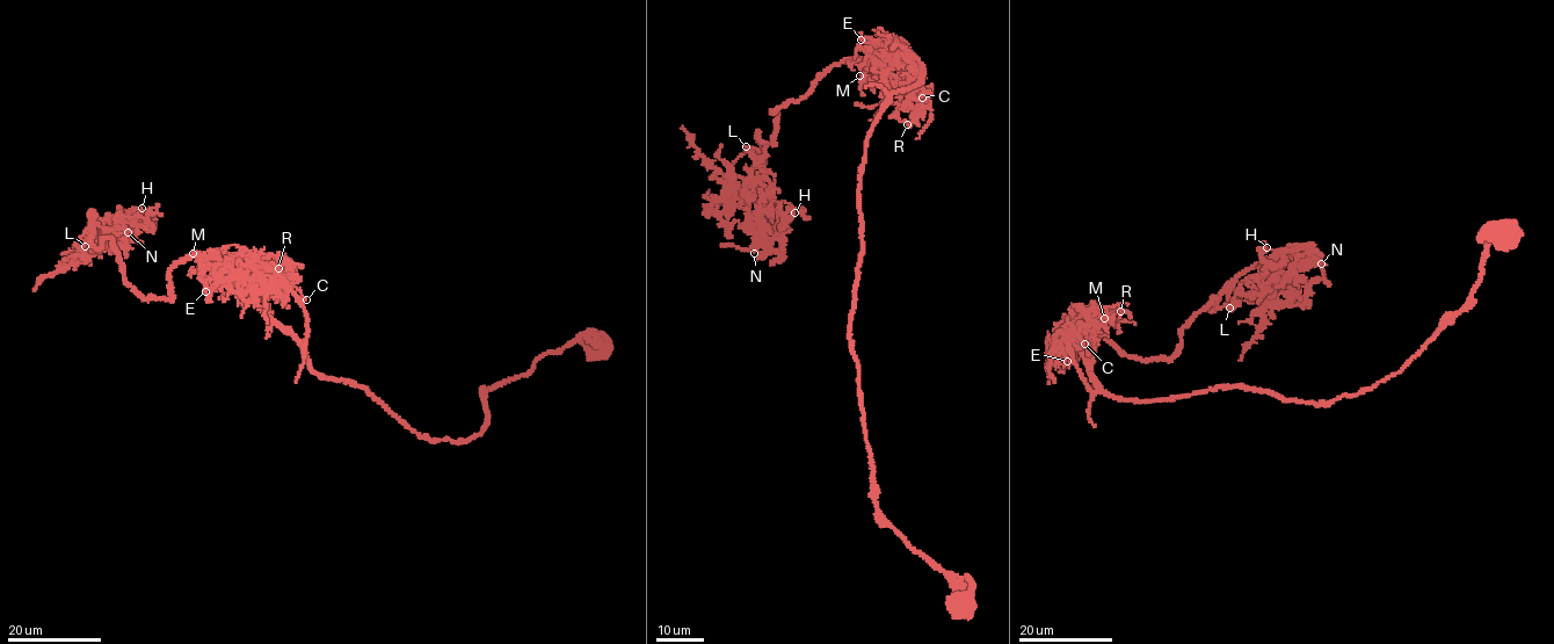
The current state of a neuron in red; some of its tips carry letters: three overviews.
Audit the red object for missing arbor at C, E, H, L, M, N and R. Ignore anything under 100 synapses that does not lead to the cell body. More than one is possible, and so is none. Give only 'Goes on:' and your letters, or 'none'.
Goes on: L

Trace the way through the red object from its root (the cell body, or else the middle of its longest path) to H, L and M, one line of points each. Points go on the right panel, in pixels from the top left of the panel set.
H: (1503, 233), (1452, 320), (1357, 393), (1096, 383), (1084, 323), (1170, 361), (1266, 247)
L: (1503, 233), (1452, 320), (1357, 393), (1142, 402), (1096, 383), (1084, 323), (1170, 361), (1228, 288), (1229, 308)
M: (1503, 233), (1433, 339), (1395, 374), (1326, 404), (1239, 386), (1110, 396), (1083, 344), (1086, 323), (1104, 318)

